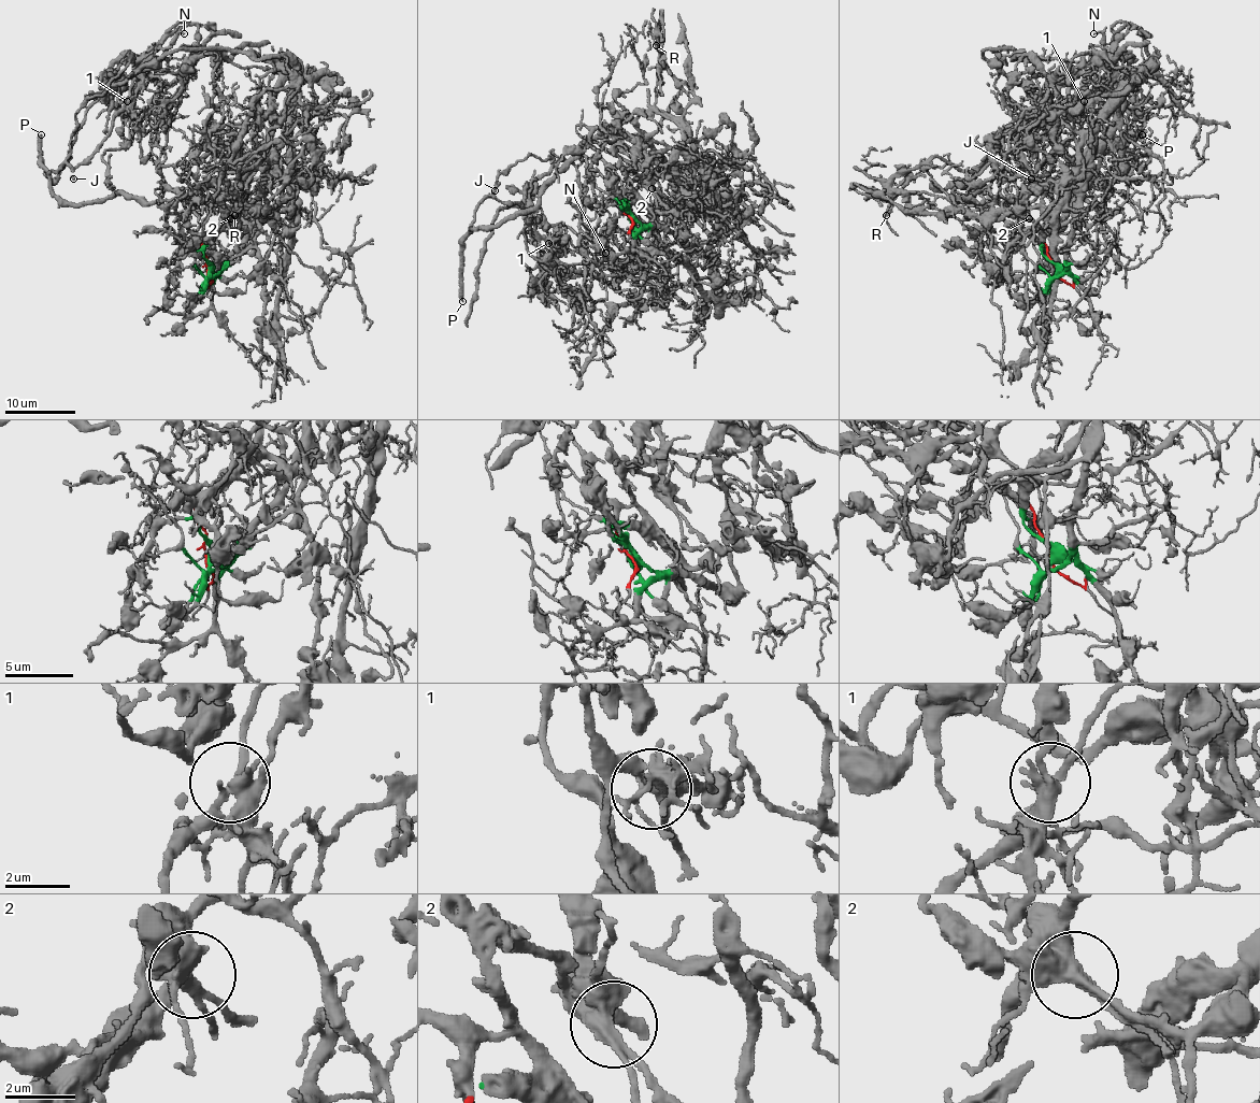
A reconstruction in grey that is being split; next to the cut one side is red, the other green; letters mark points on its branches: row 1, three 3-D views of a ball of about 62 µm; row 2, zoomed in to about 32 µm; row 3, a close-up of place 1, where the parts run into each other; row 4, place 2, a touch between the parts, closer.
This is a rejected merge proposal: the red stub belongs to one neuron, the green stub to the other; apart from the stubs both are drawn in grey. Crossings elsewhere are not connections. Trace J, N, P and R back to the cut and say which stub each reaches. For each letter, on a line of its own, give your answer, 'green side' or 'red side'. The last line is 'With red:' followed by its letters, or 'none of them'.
J: red side
N: red side
P: red side
R: green side
With red: J, N, P

